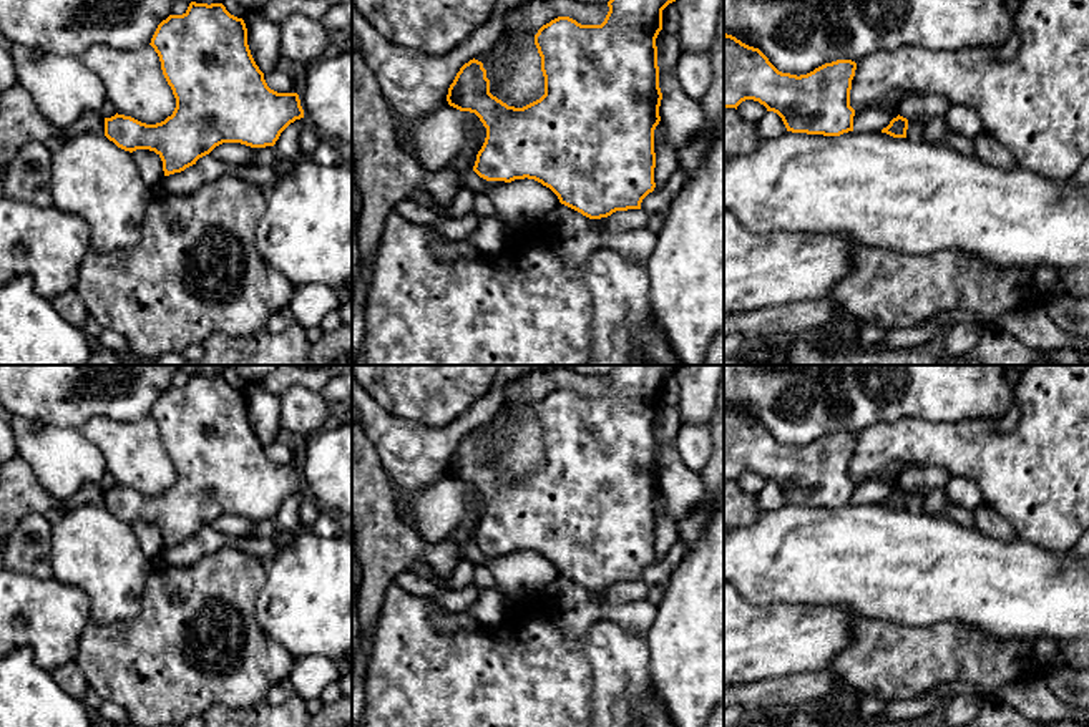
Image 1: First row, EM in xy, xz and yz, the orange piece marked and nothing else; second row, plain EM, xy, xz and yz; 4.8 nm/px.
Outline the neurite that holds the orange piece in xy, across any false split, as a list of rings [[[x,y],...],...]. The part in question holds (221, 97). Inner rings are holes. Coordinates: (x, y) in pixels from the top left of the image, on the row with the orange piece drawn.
[[[191,2],[183,15],[169,15],[158,25],[149,45],[159,56],[176,108],[156,124],[116,113],[105,118],[105,136],[129,153],[154,151],[164,176],[184,171],[222,143],[274,146],[291,123],[304,118],[297,93],[277,93],[267,86],[251,55],[244,20],[231,15],[222,3]]]

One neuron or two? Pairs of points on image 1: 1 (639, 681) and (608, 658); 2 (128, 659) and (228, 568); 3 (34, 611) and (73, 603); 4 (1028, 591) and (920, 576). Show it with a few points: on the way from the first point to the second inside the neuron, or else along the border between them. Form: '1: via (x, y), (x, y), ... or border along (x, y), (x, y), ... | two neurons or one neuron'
1: via (631, 679), (616, 664) | one neuron
2: via (153, 643), (203, 593) | one neuron
3: via (43, 611), (63, 611) | one neuron
4: via (1001, 588), (965, 576), (947, 576) | one neuron

